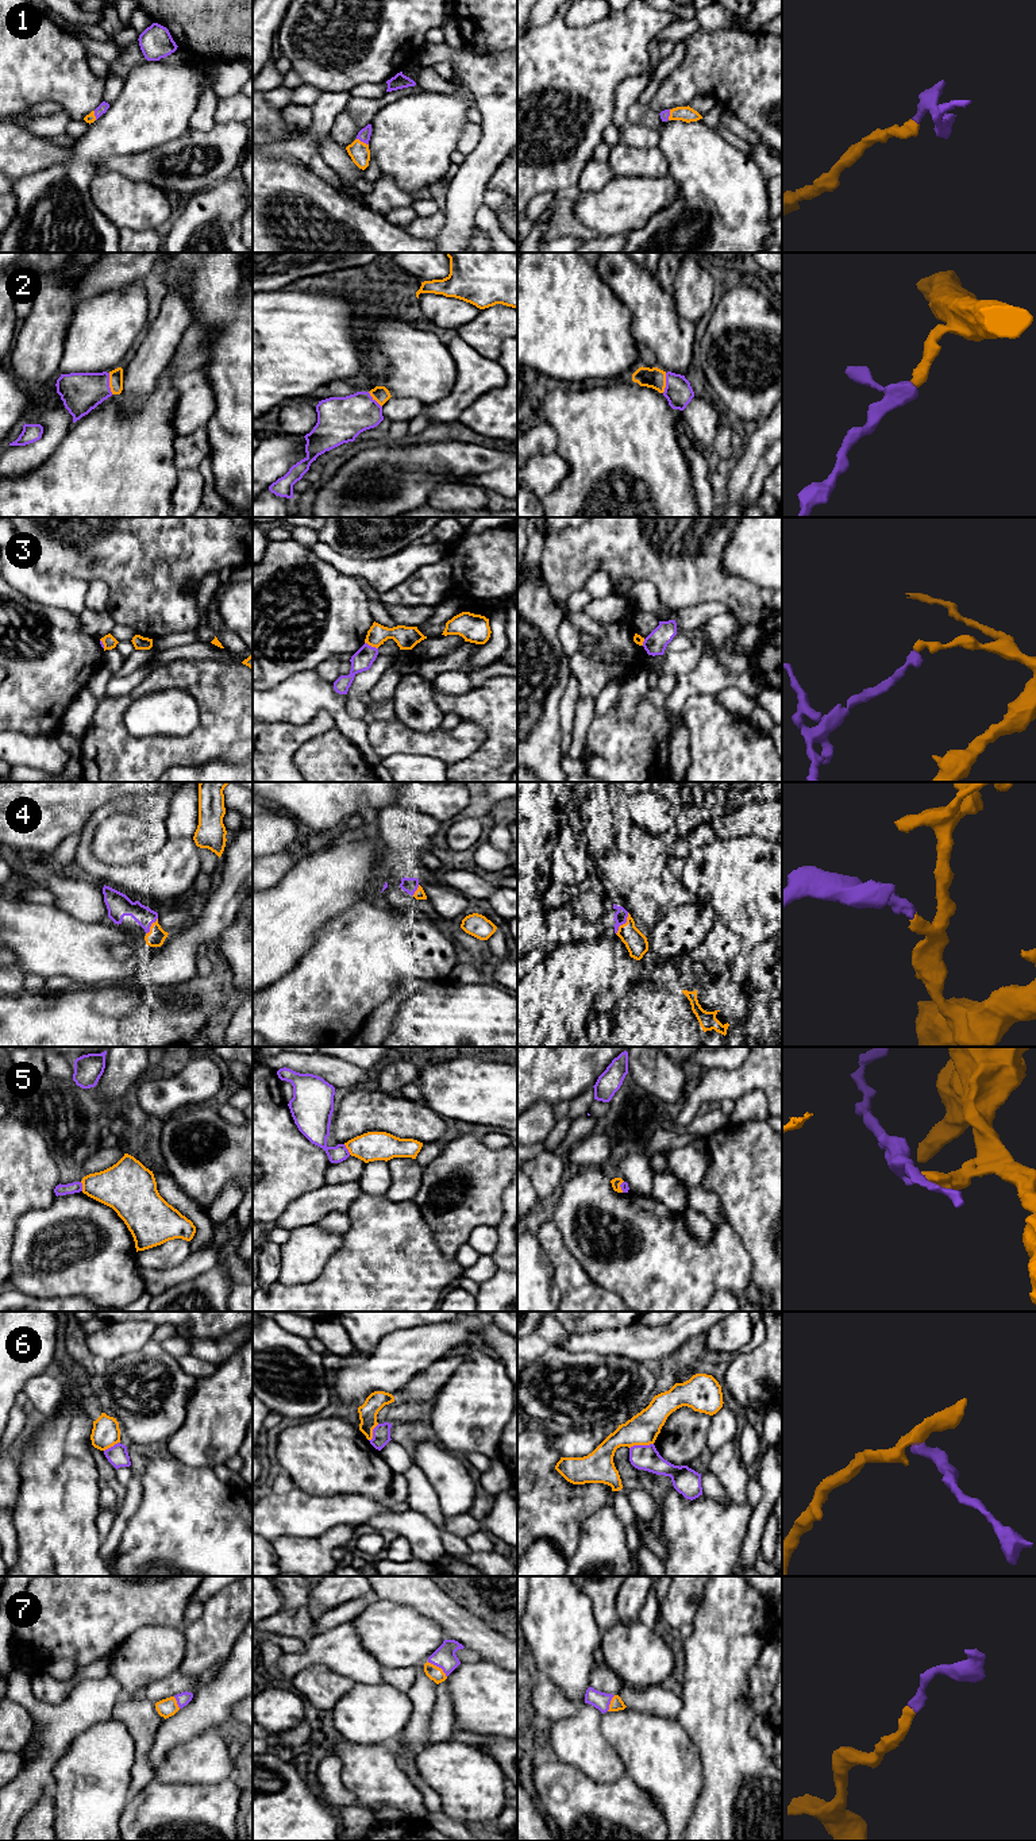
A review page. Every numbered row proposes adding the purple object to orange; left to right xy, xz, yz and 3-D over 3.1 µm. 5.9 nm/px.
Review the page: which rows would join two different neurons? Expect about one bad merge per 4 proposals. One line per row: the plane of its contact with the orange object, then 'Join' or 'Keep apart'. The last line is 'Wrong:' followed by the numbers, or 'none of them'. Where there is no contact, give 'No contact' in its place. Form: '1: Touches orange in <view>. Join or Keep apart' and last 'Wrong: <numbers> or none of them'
1: Touches orange in xz. Join
2: Touches orange in xy. Join
3: Touches orange in xz. Keep apart
4: Touches orange in yz. Join
5: Touches orange in xz. Keep apart
6: Touches orange in yz. Keep apart
7: Touches orange in xz. Join
Wrong: 3, 5, 6

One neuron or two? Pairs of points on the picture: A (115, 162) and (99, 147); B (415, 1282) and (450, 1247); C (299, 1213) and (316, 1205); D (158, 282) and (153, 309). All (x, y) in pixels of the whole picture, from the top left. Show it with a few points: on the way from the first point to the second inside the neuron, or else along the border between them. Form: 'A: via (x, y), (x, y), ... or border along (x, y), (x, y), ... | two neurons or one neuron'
A: border along (141, 151), (112, 156), (99, 166), (97, 172) | two neurons
B: border along (428, 1225), (438, 1248), (447, 1258), (454, 1259) | two neurons
C: via (303, 1212), (312, 1208) | one neuron
D: via (156, 289), (154, 303) | one neuron

